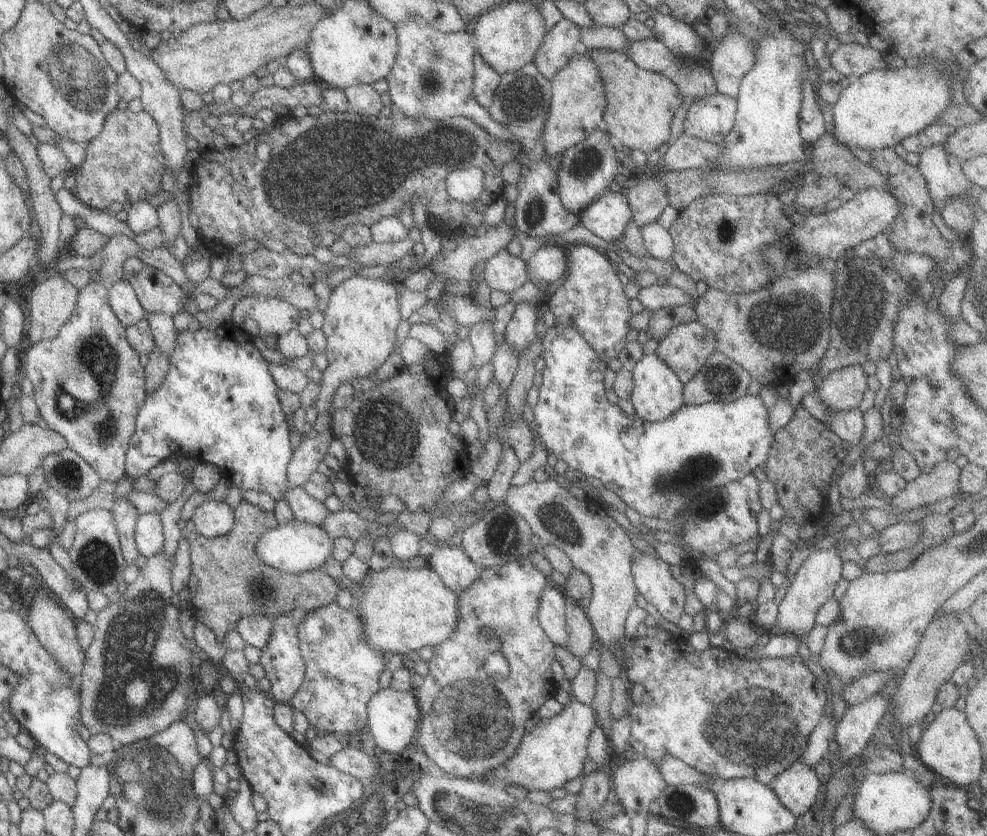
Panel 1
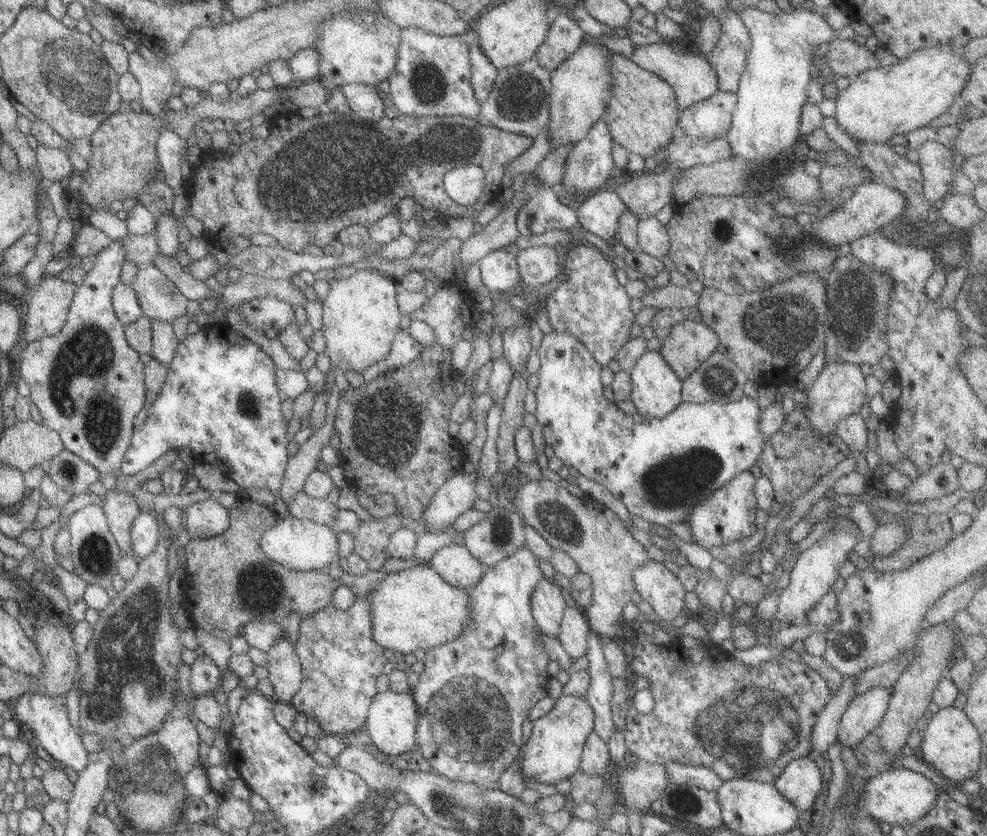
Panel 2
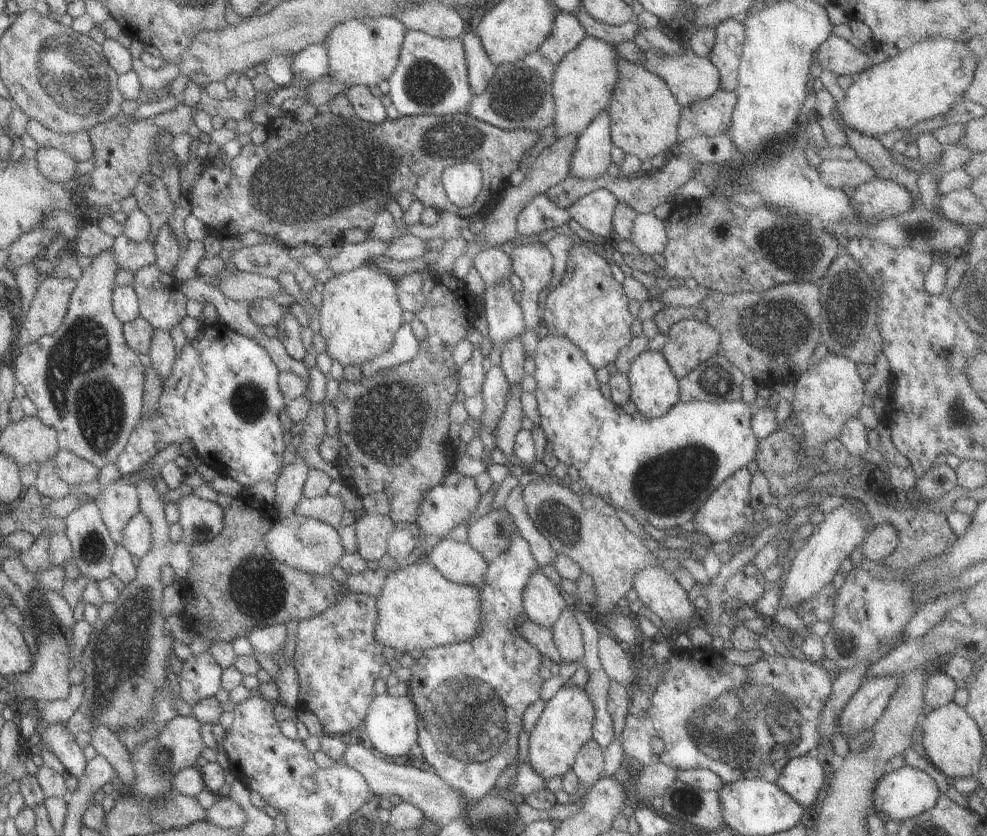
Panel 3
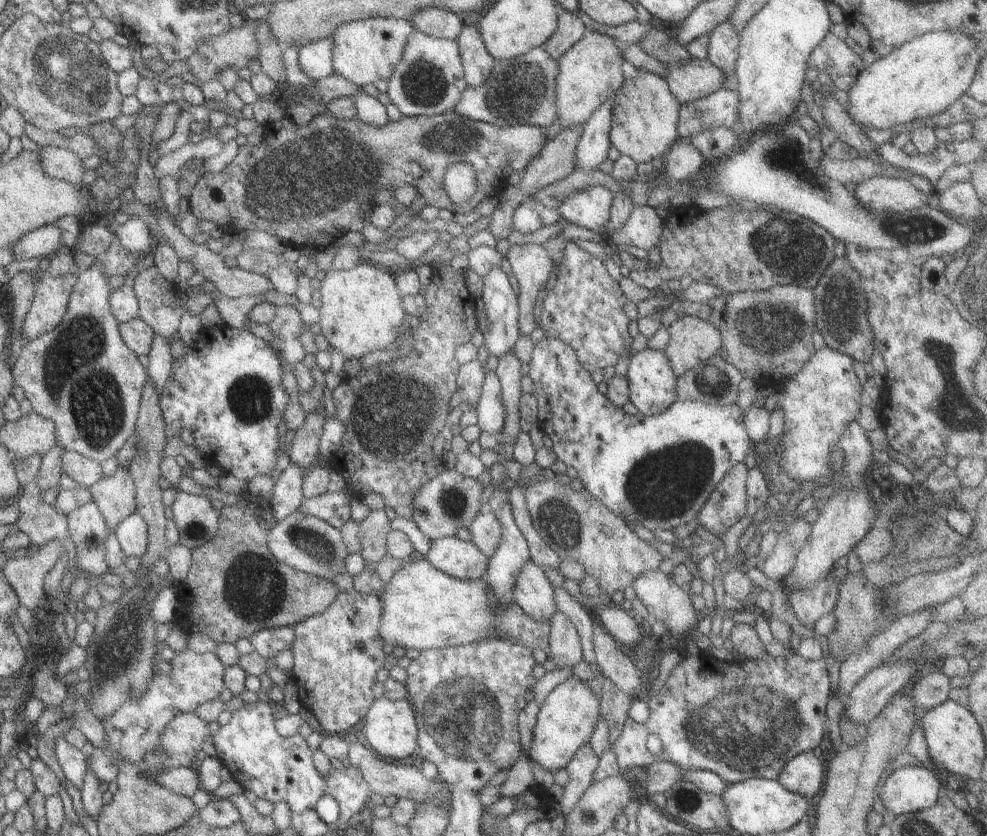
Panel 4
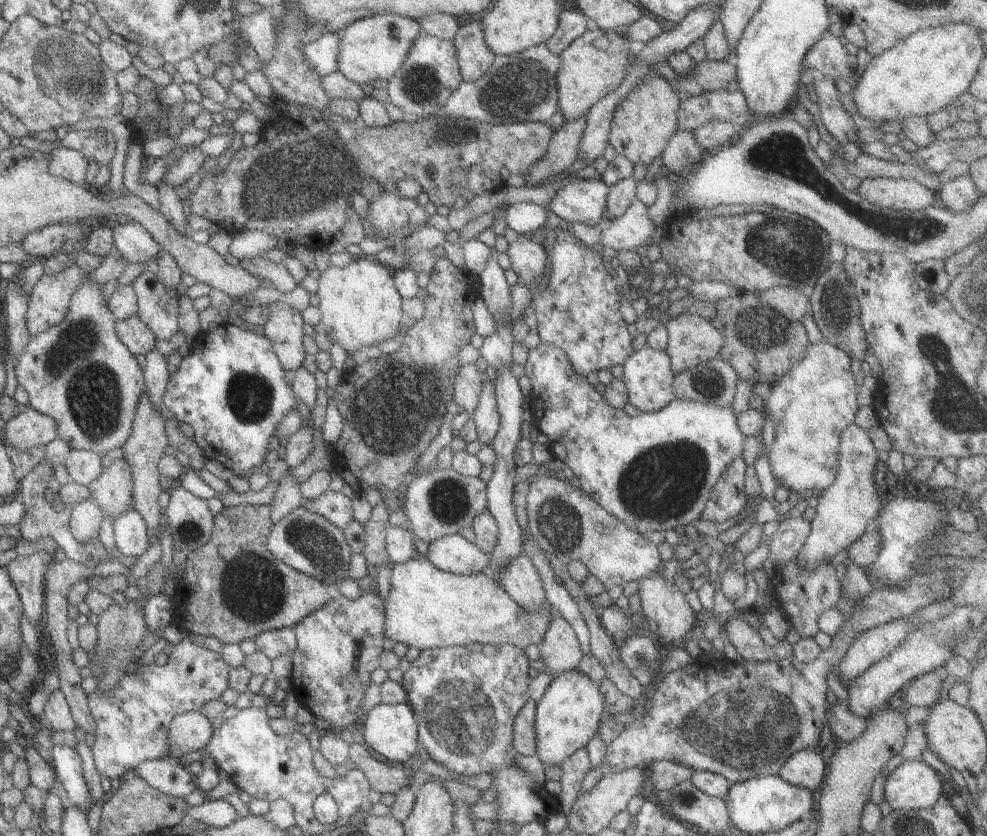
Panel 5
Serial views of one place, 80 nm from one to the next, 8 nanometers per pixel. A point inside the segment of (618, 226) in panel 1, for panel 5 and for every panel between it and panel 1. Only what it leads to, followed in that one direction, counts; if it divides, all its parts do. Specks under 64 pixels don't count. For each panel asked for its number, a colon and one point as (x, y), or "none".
2: (598, 213)
3: (593, 212)
4: (589, 208)
5: (583, 201)

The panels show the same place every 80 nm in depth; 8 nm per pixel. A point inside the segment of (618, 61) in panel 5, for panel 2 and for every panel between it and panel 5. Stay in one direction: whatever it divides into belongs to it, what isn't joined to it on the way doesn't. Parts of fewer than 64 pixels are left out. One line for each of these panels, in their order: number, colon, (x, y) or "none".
2: (580, 86)
3: (581, 85)
4: (588, 72)

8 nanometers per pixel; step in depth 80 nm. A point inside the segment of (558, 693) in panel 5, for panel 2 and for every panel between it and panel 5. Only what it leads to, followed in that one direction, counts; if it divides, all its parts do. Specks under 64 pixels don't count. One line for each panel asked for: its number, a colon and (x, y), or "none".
2: (552, 752)
3: (565, 723)
4: (566, 717)

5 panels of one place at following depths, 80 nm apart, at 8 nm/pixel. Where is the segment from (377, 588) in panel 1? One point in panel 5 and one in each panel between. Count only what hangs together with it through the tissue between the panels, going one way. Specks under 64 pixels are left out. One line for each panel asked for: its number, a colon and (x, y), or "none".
2: (413, 608)
3: (416, 607)
4: (421, 607)
5: (425, 607)

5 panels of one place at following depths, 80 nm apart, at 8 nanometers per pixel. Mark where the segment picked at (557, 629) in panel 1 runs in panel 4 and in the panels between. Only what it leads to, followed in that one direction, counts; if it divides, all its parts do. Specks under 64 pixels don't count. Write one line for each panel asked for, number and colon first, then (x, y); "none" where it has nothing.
2: (546, 602)
3: (542, 603)
4: (532, 593)

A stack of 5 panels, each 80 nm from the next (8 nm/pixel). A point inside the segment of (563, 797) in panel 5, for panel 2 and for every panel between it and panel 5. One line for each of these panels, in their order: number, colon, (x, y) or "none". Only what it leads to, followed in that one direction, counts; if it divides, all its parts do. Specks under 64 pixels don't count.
2: (594, 761)
3: (587, 765)
4: (580, 769)

